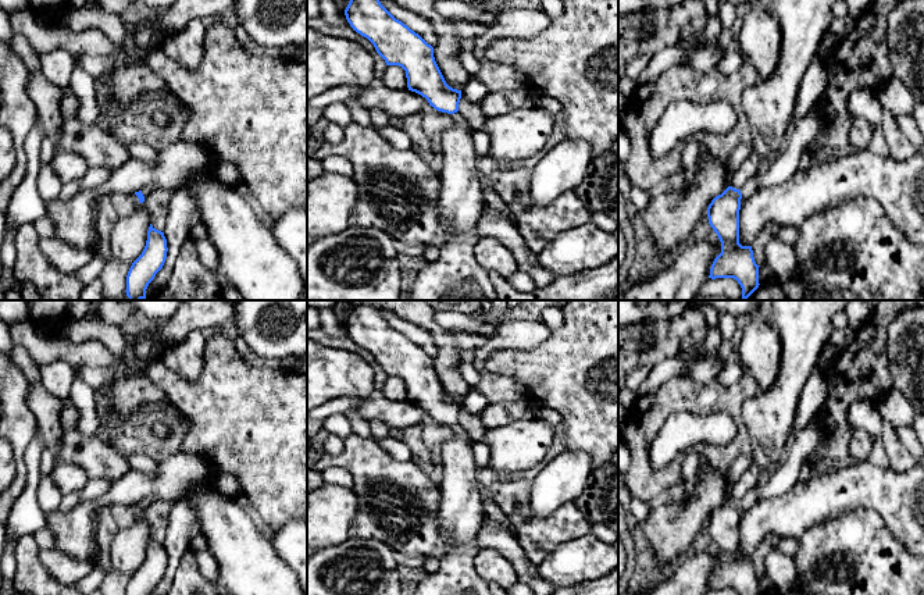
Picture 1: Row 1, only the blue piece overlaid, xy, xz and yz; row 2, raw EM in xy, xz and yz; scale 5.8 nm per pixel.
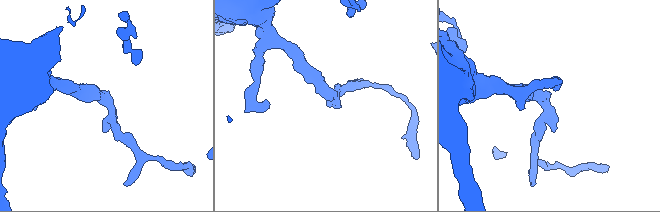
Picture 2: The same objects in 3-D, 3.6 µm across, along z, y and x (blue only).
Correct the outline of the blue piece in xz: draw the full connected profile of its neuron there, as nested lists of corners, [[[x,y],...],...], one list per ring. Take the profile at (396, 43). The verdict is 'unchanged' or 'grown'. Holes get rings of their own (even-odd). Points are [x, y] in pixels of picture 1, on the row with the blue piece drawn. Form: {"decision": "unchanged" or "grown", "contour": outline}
{"decision": "grown", "contour": [[[350,0],[345,15],[353,31],[374,44],[386,65],[406,71],[409,90],[425,97],[435,110],[450,114],[452,121],[474,135],[470,122],[459,113],[461,90],[446,83],[431,44],[396,19],[379,0]]]}

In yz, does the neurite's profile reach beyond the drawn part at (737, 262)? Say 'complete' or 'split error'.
split error

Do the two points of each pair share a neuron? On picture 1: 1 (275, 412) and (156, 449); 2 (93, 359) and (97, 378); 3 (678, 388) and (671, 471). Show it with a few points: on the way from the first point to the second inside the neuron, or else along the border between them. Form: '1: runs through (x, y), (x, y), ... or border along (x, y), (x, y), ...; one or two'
1: border along (189, 421), (189, 430), (181, 449); two
2: border along (81, 366), (111, 369); two
3: runs through (652, 414), (641, 428), (641, 462), (645, 466); one

